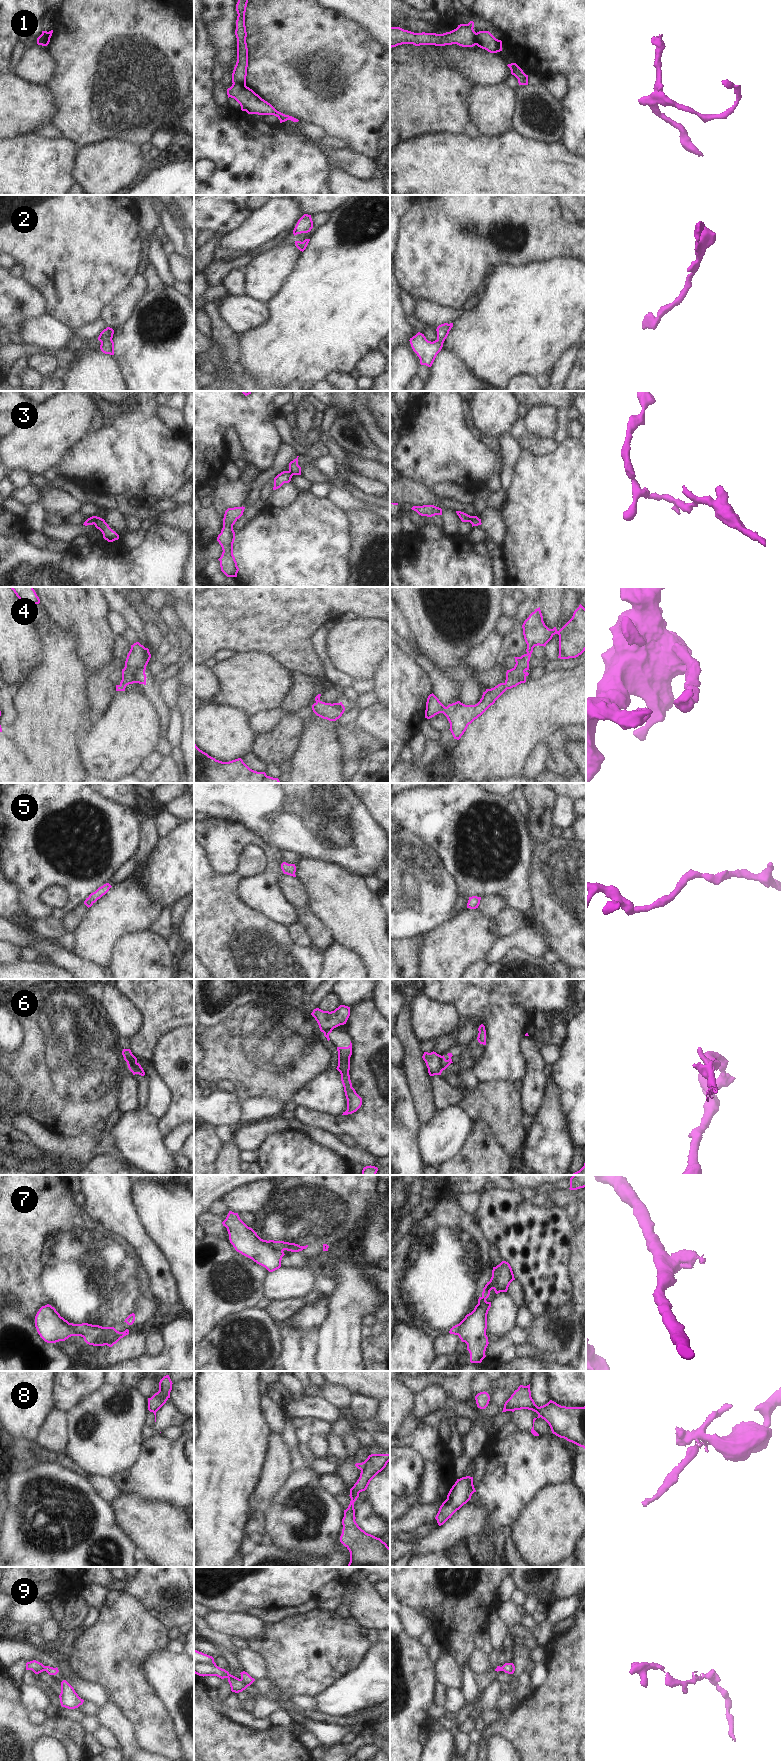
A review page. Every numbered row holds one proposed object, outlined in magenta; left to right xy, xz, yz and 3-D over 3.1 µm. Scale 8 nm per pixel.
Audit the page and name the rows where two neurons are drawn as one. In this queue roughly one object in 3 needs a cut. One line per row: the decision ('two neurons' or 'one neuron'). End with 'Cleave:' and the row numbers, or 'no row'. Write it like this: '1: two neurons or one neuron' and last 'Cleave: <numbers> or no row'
1: two neurons
2: one neuron
3: two neurons
4: one neuron
5: one neuron
6: two neurons
7: two neurons
8: two neurons
9: one neuron
Cleave: 1, 3, 6, 7, 8

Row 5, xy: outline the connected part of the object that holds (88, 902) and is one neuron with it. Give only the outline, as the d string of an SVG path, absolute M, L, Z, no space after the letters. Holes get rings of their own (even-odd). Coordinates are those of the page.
M109 883L104 884L99 887L95 892L91 893L88 898L84 901L84 904L89 908L91 907L98 899L105 895L112 886Z

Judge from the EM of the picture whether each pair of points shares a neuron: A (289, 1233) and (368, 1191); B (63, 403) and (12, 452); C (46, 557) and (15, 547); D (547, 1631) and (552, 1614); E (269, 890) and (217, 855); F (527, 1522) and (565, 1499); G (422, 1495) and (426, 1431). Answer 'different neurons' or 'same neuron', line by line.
A: same neuron
B: same neuron
C: same neuron
D: same neuron
E: same neuron
F: same neuron
G: same neuron

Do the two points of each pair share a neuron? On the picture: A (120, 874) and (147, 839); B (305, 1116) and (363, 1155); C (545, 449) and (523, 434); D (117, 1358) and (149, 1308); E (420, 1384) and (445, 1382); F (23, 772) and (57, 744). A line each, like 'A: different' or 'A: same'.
A: same
B: different
C: same
D: different
E: same
F: different

